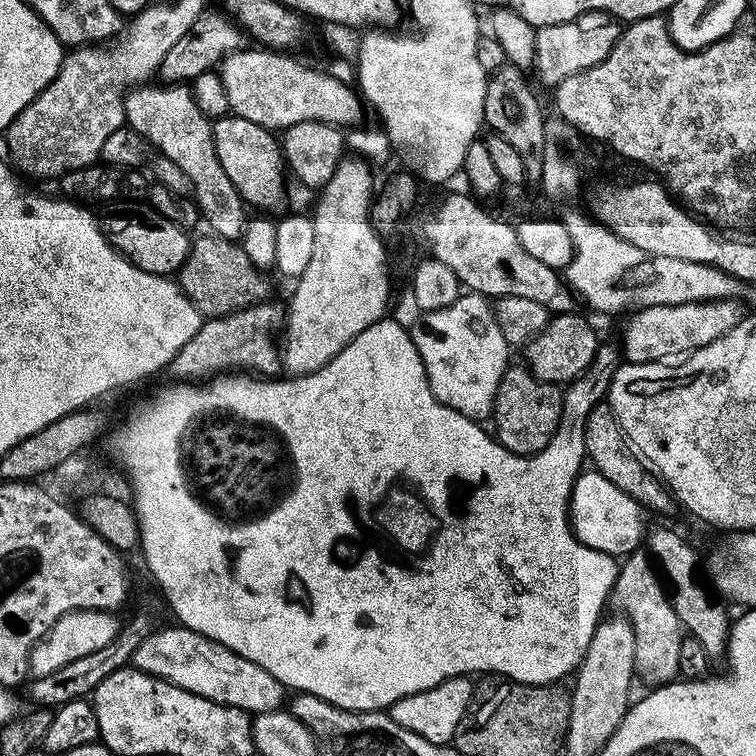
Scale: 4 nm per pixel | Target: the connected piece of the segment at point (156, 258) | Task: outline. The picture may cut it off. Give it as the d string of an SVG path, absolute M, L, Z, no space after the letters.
M107 201L101 208L96 217L104 239L136 267L146 273L170 276L184 265L191 248L189 233L153 206L141 201Z

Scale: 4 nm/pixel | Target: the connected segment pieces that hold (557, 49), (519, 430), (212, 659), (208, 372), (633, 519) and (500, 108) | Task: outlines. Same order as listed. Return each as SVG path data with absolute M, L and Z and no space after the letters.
M584 12L576 20L547 24L536 28L536 62L534 72L549 86L561 84L570 74L598 66L610 54L622 31L621 21L608 12Z
M509 366L497 388L495 407L490 420L496 423L494 435L499 447L519 456L535 456L558 430L564 416L564 393L561 385L540 381L527 366Z
M181 624L173 625L152 631L133 652L131 665L140 672L170 681L220 705L242 709L252 716L275 712L283 705L282 696L286 694L286 689L268 671L242 658L229 647L222 646L217 640L206 638Z
M267 300L253 307L240 308L236 312L232 312L226 316L215 316L205 319L200 328L195 332L194 338L190 342L186 342L182 350L178 352L174 359L168 364L166 369L167 375L171 375L171 379L178 380L200 380L215 374L218 374L218 366L240 372L249 372L264 378L272 378L279 375L282 370L278 344L274 342L276 337L283 329L286 318L286 308L282 303L274 302L275 300Z
M584 470L577 476L572 487L572 499L568 501L568 511L570 513L572 531L576 533L578 539L588 548L606 552L609 556L623 558L637 551L645 539L645 509L633 497L628 497L622 490L614 486L613 482L610 482L609 479L604 478L602 474L595 470Z
M515 66L495 69L488 76L484 99L484 124L492 127L491 131L495 135L501 136L518 150L518 155L522 158L522 166L527 172L527 179L536 182L543 173L546 121L544 121L544 112L540 109L540 100L532 93L532 88L524 76L527 75Z

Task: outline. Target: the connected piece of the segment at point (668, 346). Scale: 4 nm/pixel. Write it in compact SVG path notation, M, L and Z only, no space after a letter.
M735 299L714 300L699 304L659 304L642 308L634 312L632 321L624 328L624 342L622 341L623 359L630 364L658 364L671 361L673 358L683 357L685 354L697 352L702 346L714 342L718 336L726 334L742 318L742 311Z

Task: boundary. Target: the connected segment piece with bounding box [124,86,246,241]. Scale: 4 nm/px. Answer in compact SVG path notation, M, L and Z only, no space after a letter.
M136 86L124 97L124 118L127 127L137 131L148 140L159 155L178 164L183 173L190 176L191 195L200 210L203 223L209 224L217 236L239 241L244 235L246 205L235 189L234 183L226 176L221 162L215 154L212 141L212 125L209 117L204 117L202 109L196 105L188 86Z

